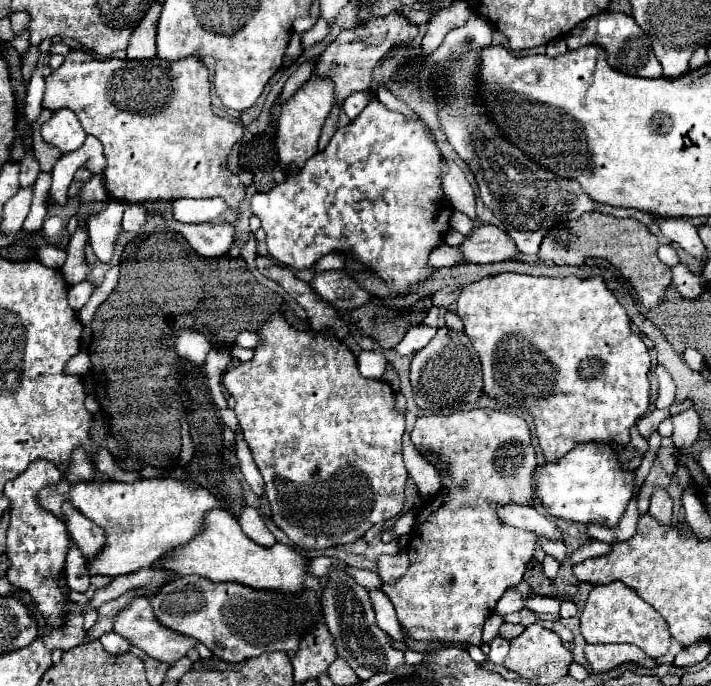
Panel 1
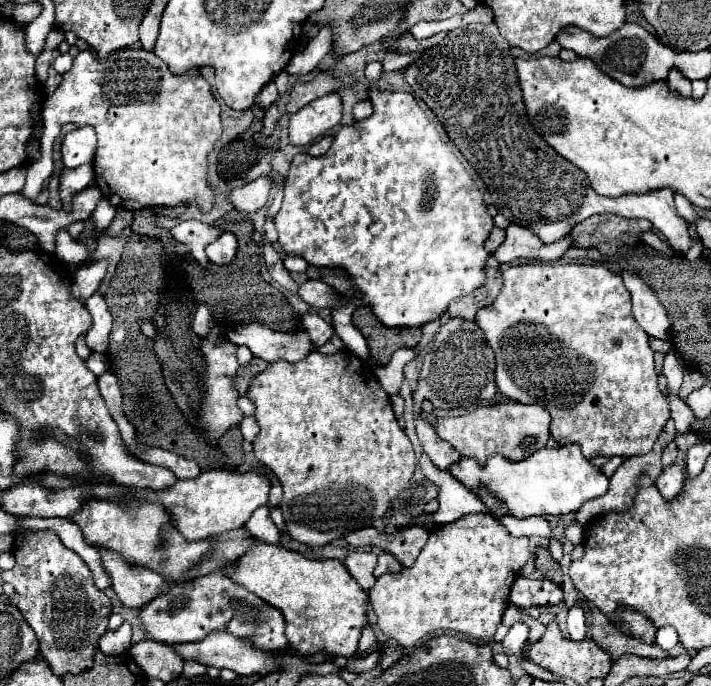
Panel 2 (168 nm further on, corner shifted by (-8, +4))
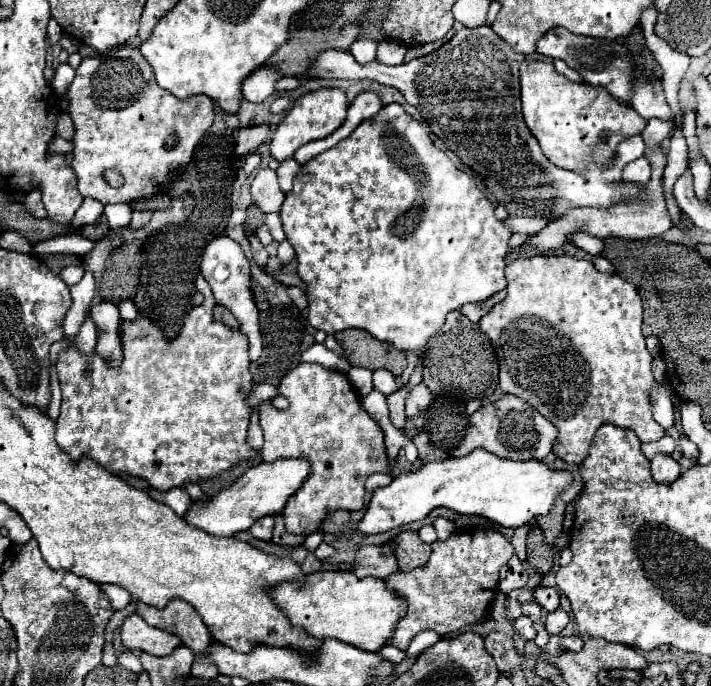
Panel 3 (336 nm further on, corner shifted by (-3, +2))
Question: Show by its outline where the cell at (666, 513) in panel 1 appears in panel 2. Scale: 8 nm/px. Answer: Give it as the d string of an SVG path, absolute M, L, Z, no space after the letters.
M672 463L668 467L662 469L660 477L656 479L656 487L662 493L664 499L672 499L682 491L682 483L684 483L686 475L684 475L684 467L678 463Z

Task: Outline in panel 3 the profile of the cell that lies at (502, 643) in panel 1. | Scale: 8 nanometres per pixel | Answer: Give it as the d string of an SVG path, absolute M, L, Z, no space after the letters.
M521 615L513 621L513 631L515 635L519 635L521 639L535 639L535 629L533 629L533 623L529 617Z

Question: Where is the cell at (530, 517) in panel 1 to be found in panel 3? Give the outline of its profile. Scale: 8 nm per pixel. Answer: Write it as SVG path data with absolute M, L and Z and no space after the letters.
M419 383L417 387L413 387L407 397L407 407L405 407L407 419L417 419L421 415L421 411L425 411L425 407L429 407L431 401L433 401L433 395L429 393L425 383Z

